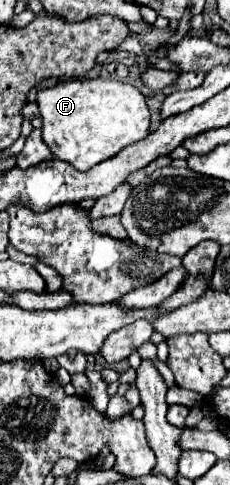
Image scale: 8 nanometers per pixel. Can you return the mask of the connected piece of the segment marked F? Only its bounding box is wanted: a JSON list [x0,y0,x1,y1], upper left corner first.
[36,71,152,170]

